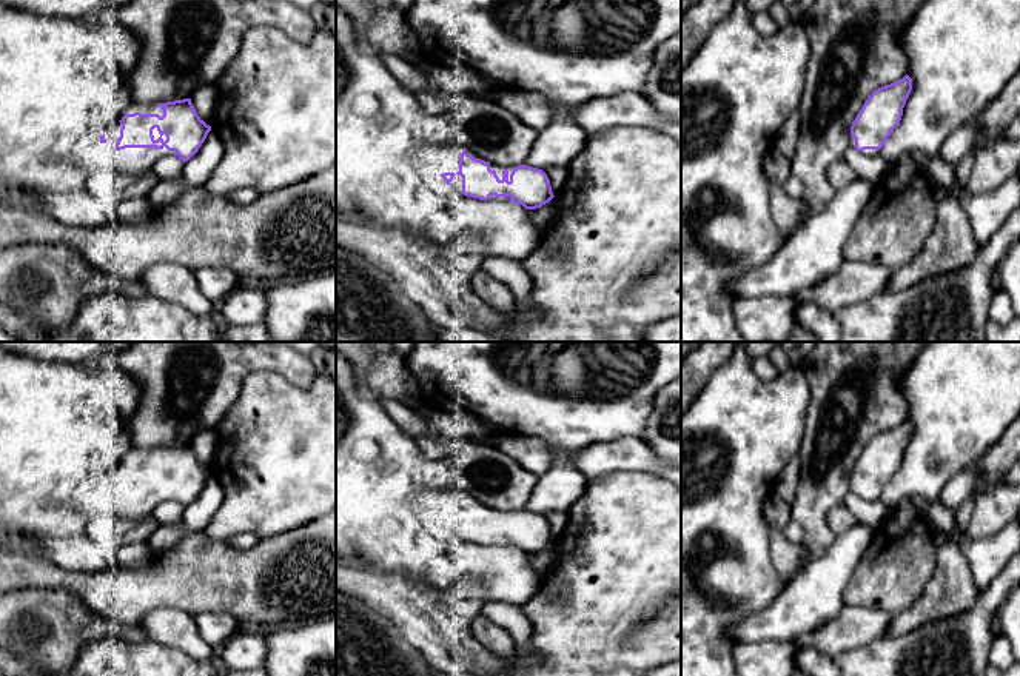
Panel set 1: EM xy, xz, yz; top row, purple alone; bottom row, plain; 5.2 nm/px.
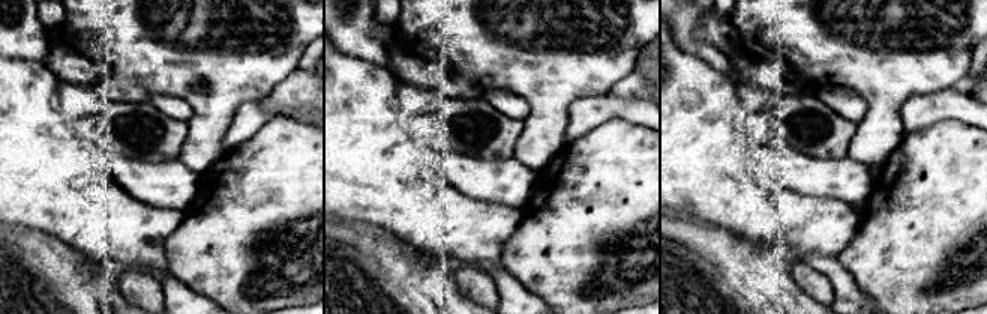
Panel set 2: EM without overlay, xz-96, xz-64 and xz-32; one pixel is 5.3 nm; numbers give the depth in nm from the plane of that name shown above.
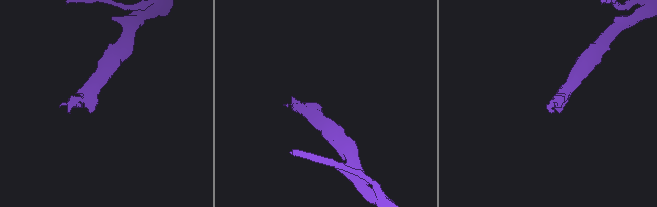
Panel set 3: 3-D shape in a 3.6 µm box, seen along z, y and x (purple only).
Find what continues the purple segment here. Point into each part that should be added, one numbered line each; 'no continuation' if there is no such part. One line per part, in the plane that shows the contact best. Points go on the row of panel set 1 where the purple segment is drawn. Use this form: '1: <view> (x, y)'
1: xy (108, 171)

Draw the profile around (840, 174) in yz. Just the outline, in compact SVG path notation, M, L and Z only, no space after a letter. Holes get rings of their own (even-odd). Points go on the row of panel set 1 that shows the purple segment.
M838 160L829 166L827 179L835 189L841 189L855 182L858 176L846 160Z

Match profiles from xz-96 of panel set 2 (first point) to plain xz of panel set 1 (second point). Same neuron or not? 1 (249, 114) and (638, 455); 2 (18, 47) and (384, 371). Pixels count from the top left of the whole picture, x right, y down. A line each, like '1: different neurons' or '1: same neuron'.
1: same neuron
2: different neurons

